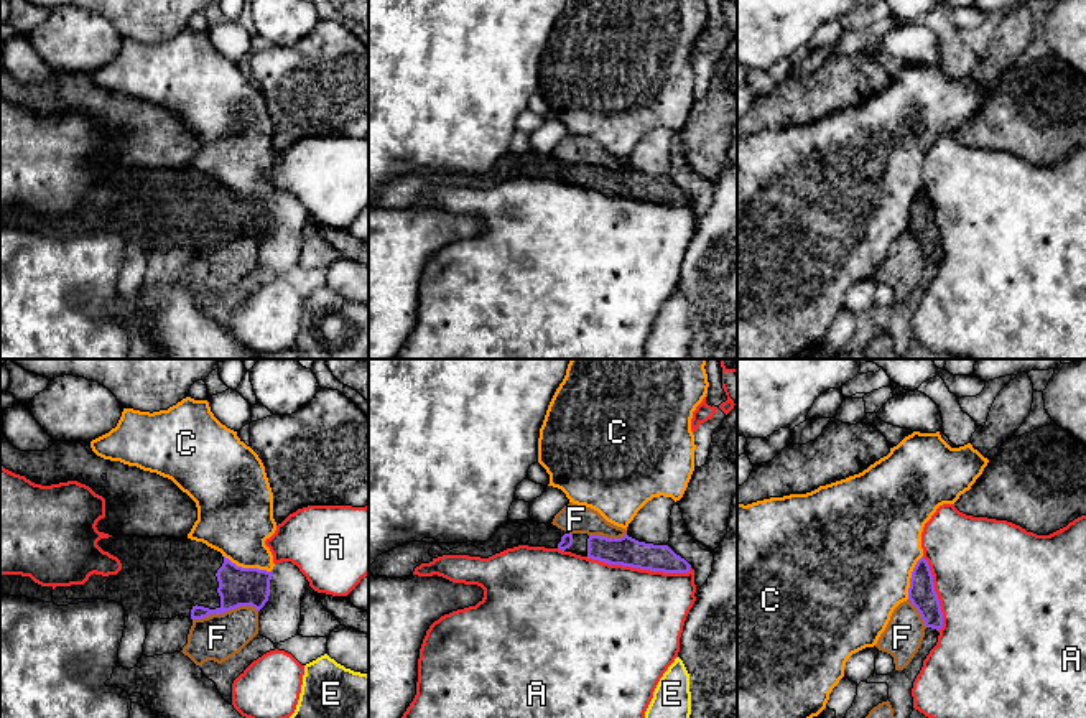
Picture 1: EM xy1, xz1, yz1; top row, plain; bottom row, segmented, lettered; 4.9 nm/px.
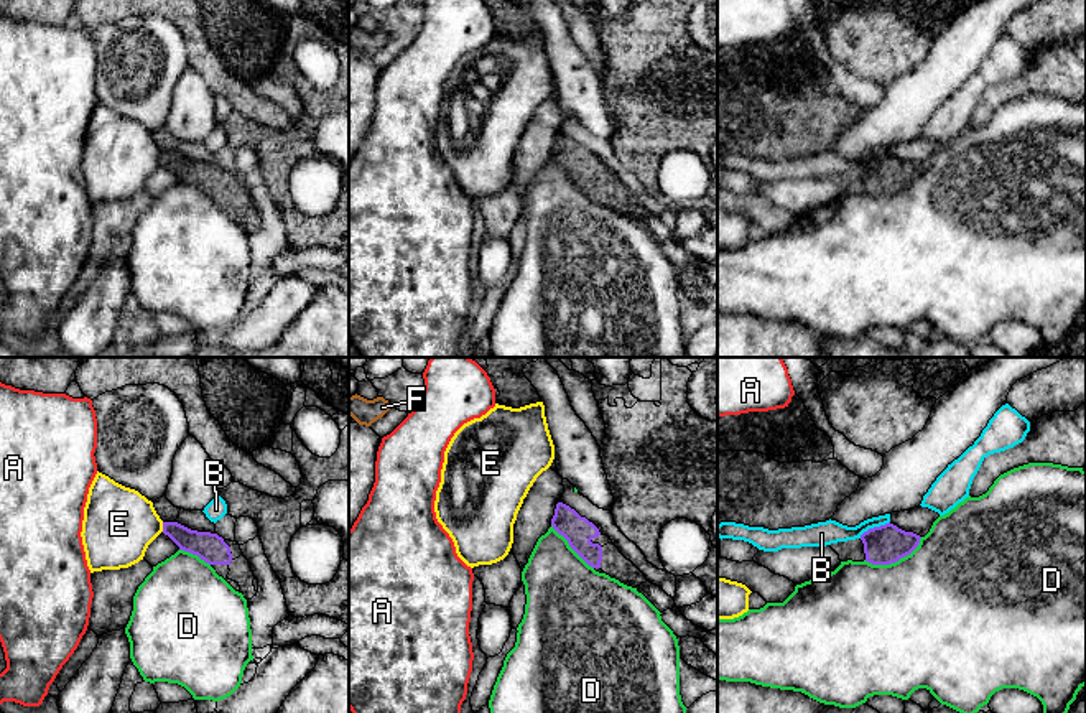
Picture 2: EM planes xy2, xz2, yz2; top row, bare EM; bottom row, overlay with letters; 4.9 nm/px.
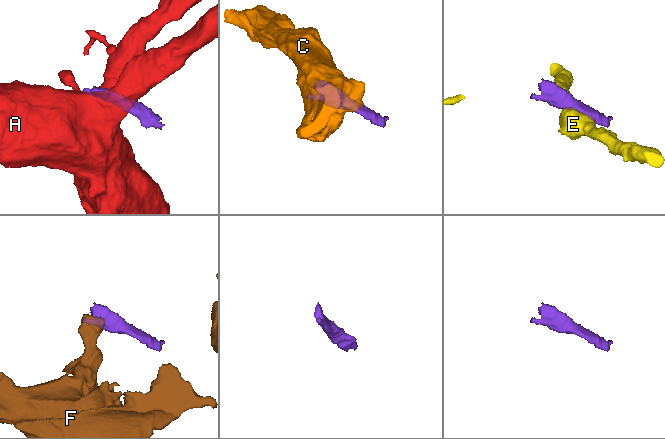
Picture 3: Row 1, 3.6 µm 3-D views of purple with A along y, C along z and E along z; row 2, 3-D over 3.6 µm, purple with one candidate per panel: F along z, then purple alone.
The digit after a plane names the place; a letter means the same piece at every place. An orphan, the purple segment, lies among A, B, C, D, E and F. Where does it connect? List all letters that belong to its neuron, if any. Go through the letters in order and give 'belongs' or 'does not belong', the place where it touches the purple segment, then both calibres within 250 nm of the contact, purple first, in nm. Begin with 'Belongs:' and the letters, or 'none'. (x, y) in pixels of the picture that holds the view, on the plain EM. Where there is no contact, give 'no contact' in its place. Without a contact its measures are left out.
Belongs: none
A: does not belong; contact xz1 (639, 198); calibres 140 and 480 nm
B: does not belong; contact yz2 (874, 158); calibres 190 and 120 nm
C: does not belong; contact xy1 (247, 200); calibres 190 and 360 nm
D: does not belong; contact yz2 (894, 193); calibres 190 and 500 nm
E: does not belong; contact xy2 (163, 158); calibres 140 and 360 nm
F: does not belong; contact xy1 (224, 242); calibres 190 and 220 nm

